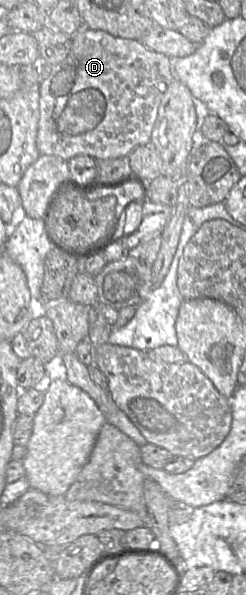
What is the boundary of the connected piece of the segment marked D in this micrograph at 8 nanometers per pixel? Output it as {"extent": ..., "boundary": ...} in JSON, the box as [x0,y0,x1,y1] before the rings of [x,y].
{"extent":[36,28,174,161],"boundary":[[[82,28],[72,36],[71,50],[62,62],[56,65],[42,65],[36,146],[41,155],[57,156],[66,161],[77,155],[87,155],[94,159],[115,159],[127,156],[136,147],[147,144],[151,139],[162,97],[174,80],[170,58],[165,54],[148,49],[140,40],[115,37],[105,31],[87,28]]]}

